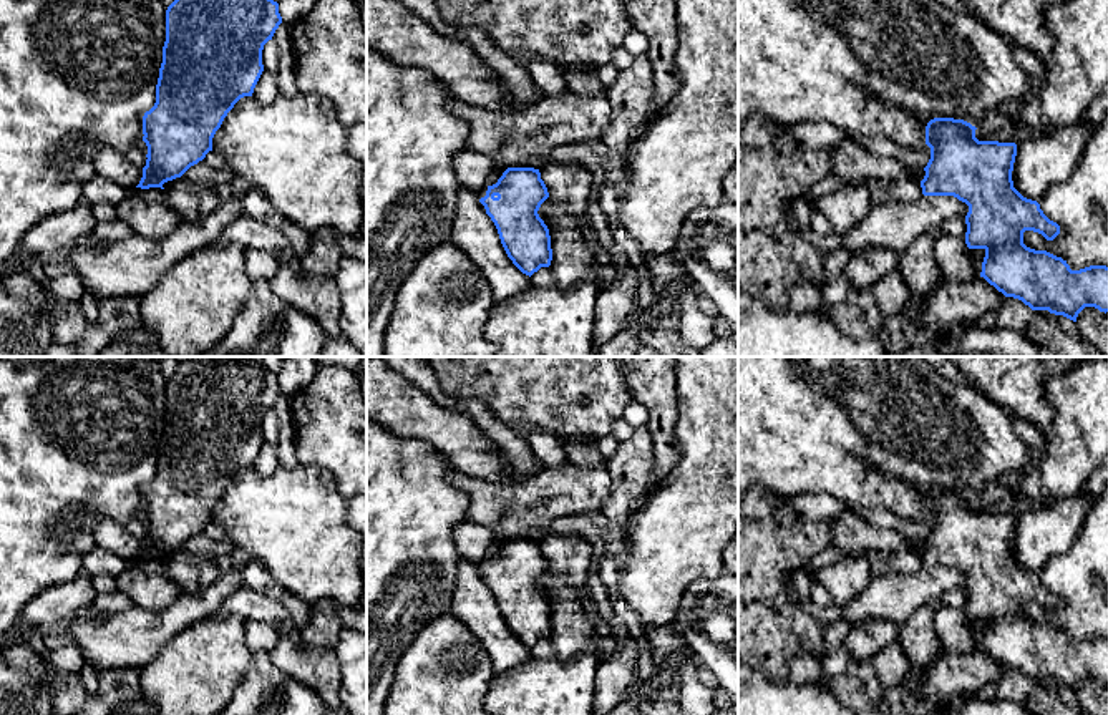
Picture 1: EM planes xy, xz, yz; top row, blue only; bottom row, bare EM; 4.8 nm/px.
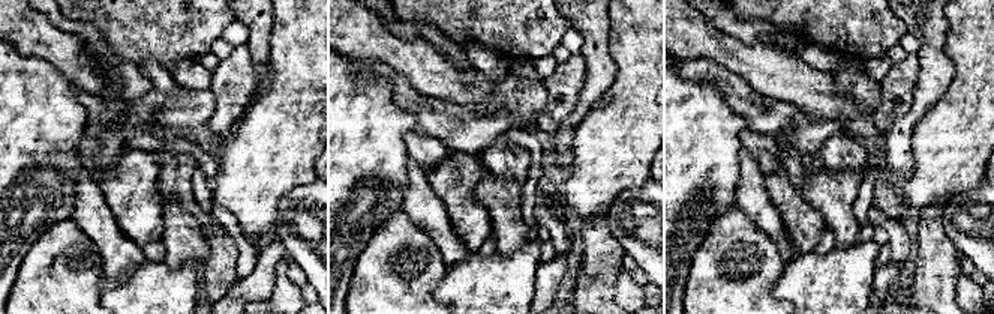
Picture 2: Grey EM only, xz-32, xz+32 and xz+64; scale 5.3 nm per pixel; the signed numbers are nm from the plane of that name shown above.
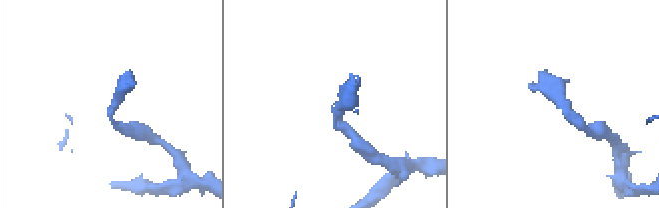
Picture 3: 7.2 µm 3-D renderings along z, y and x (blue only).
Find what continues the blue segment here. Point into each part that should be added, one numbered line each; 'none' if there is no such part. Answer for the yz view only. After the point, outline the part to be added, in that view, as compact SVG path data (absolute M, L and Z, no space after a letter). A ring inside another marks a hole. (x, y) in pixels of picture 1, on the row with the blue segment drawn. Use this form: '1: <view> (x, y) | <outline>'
none

